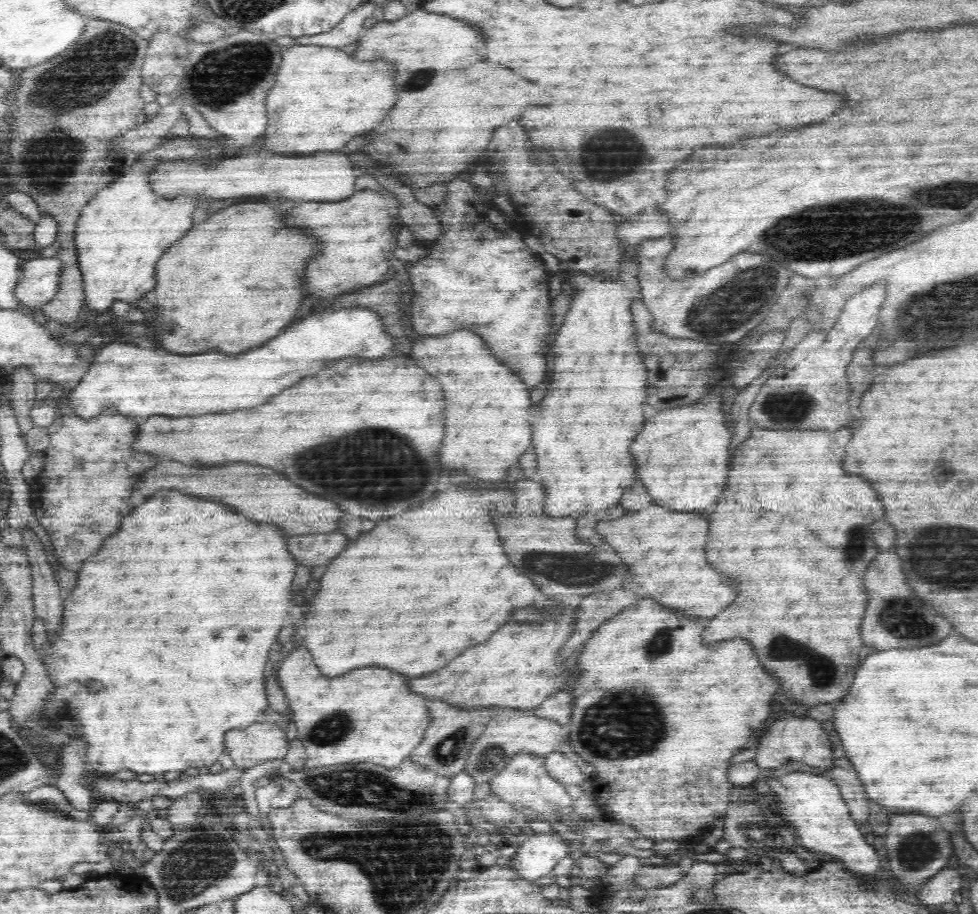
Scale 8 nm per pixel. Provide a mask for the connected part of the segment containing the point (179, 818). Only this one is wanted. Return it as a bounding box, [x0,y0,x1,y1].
[166,792,203,832]

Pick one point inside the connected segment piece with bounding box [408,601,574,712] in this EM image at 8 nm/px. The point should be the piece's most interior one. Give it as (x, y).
(514, 670)

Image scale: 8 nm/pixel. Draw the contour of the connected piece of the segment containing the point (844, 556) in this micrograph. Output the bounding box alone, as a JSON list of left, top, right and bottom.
[702,430,882,708]

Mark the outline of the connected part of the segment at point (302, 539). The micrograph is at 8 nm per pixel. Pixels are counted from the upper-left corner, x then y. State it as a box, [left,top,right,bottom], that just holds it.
[286,532,348,566]

